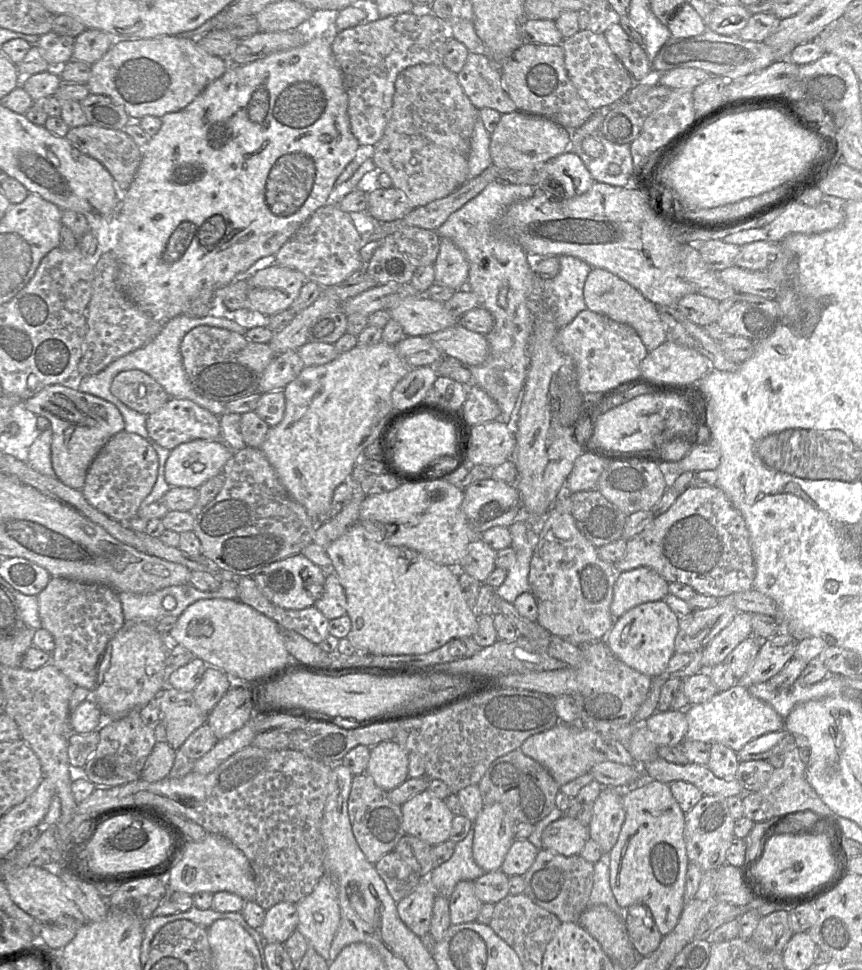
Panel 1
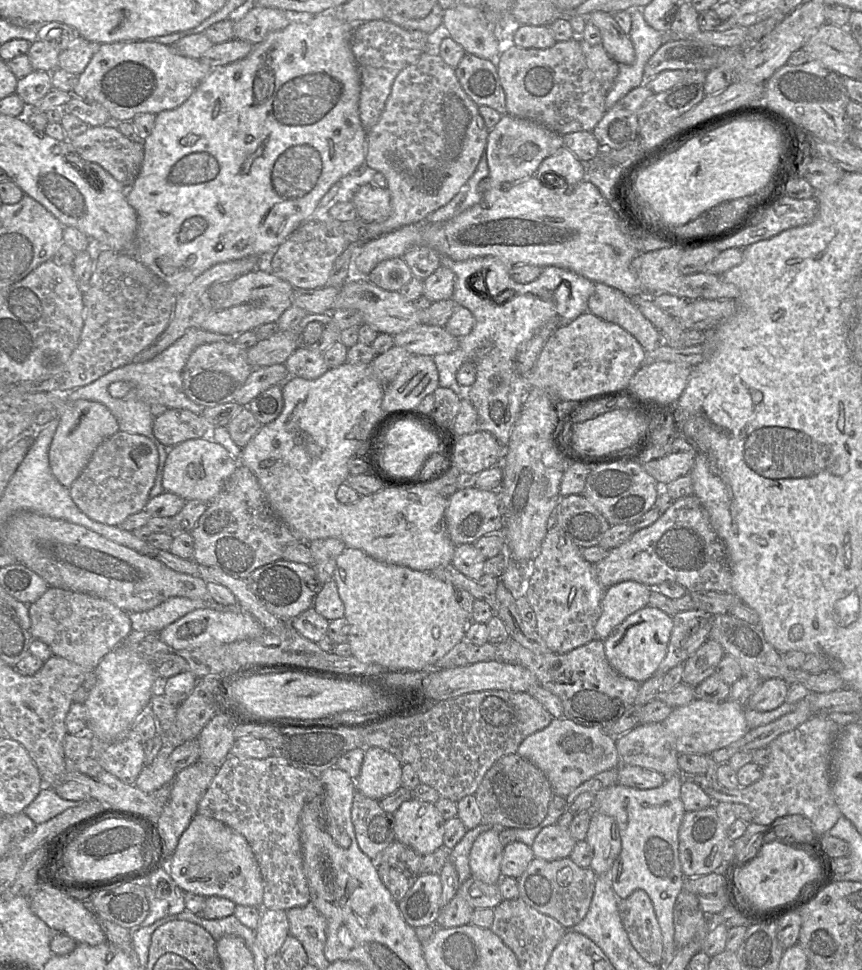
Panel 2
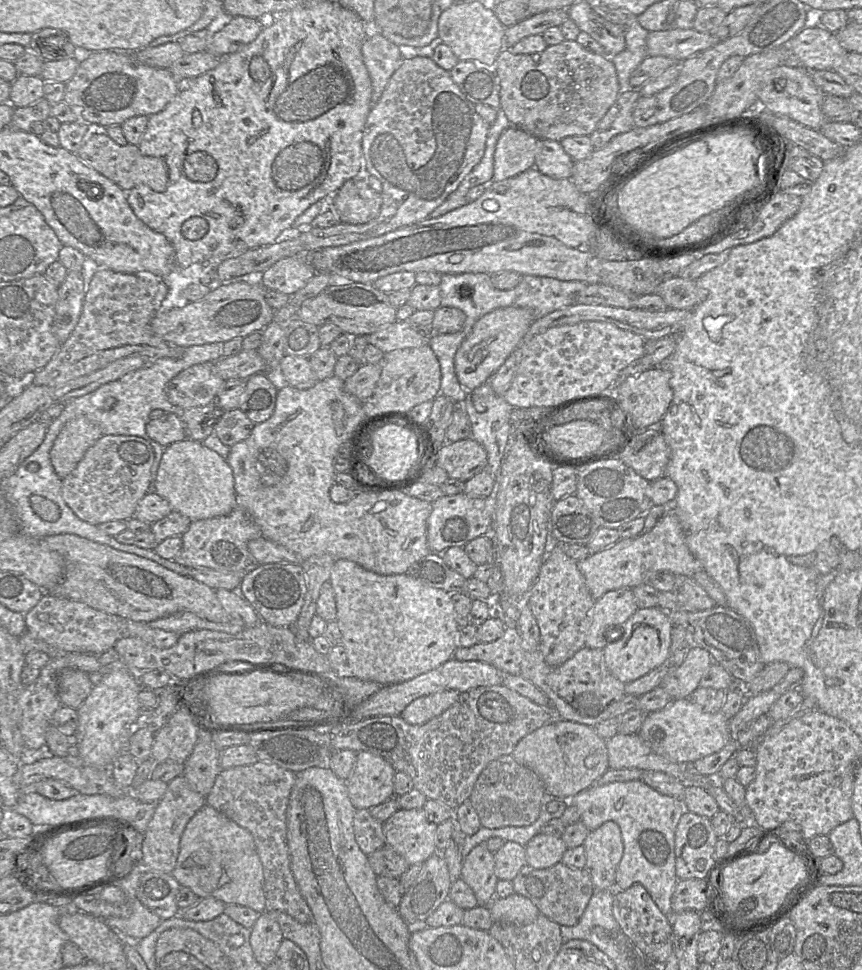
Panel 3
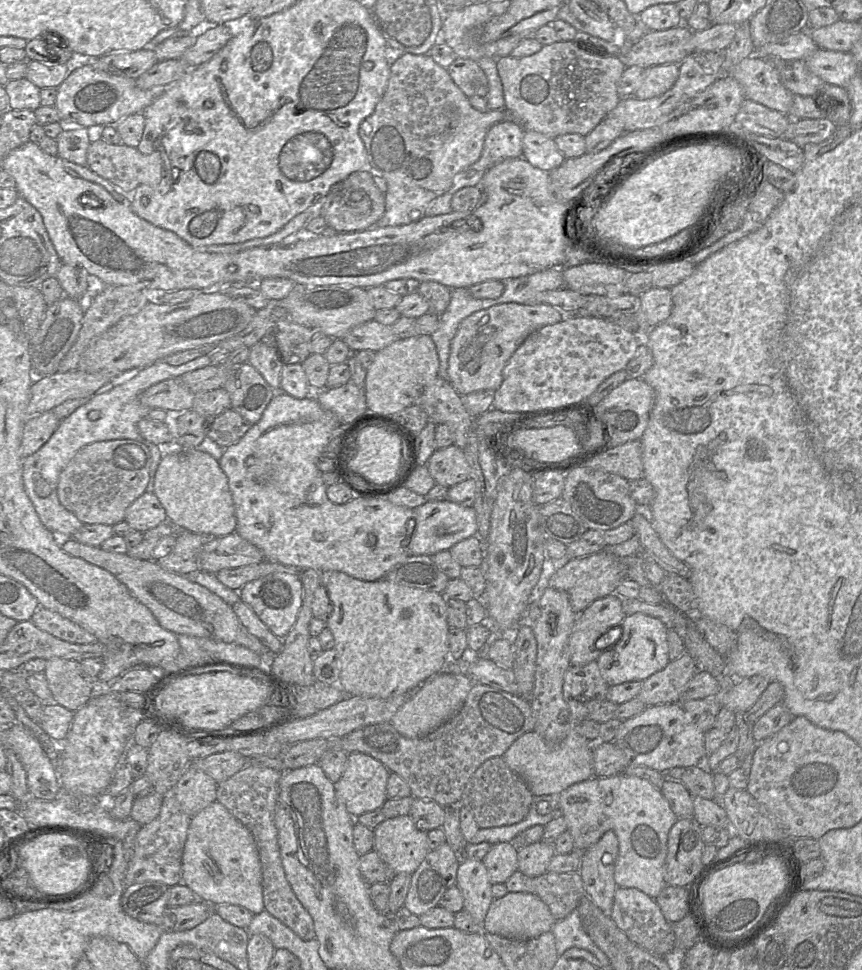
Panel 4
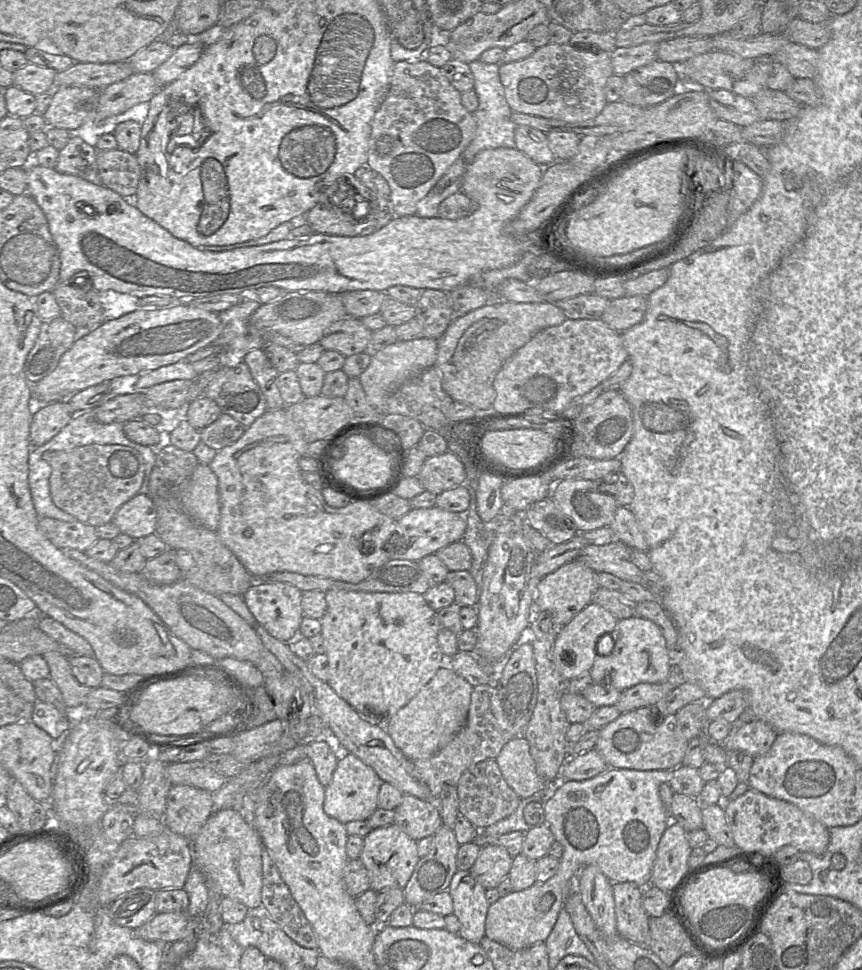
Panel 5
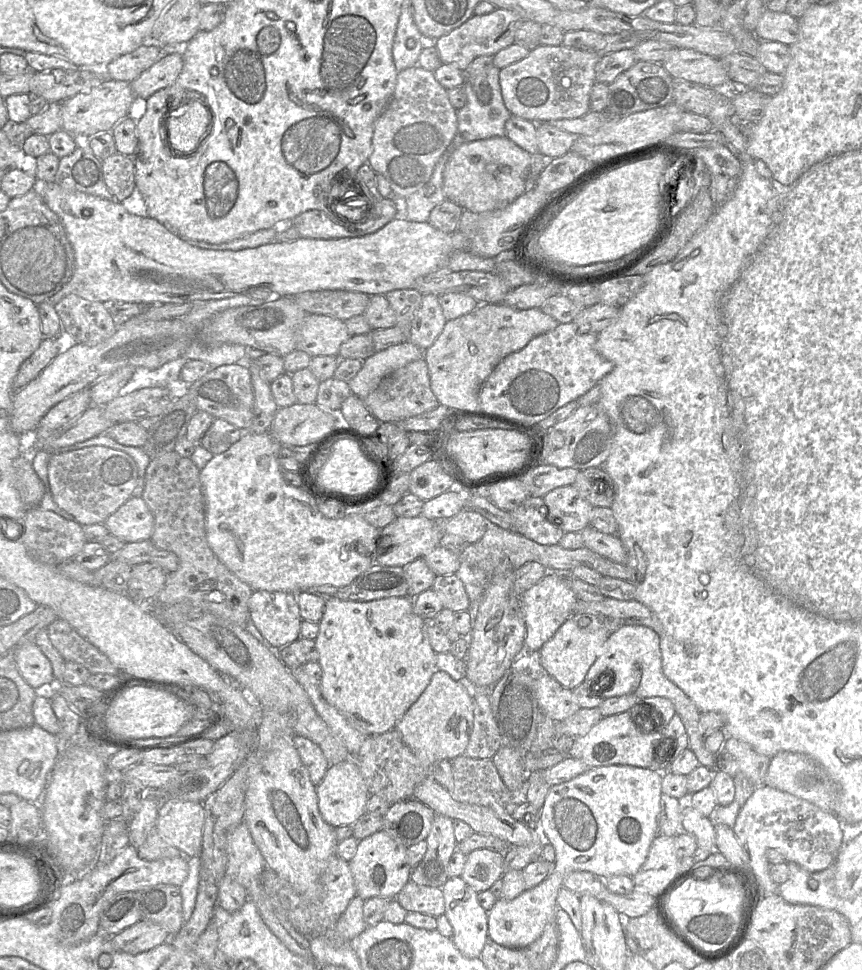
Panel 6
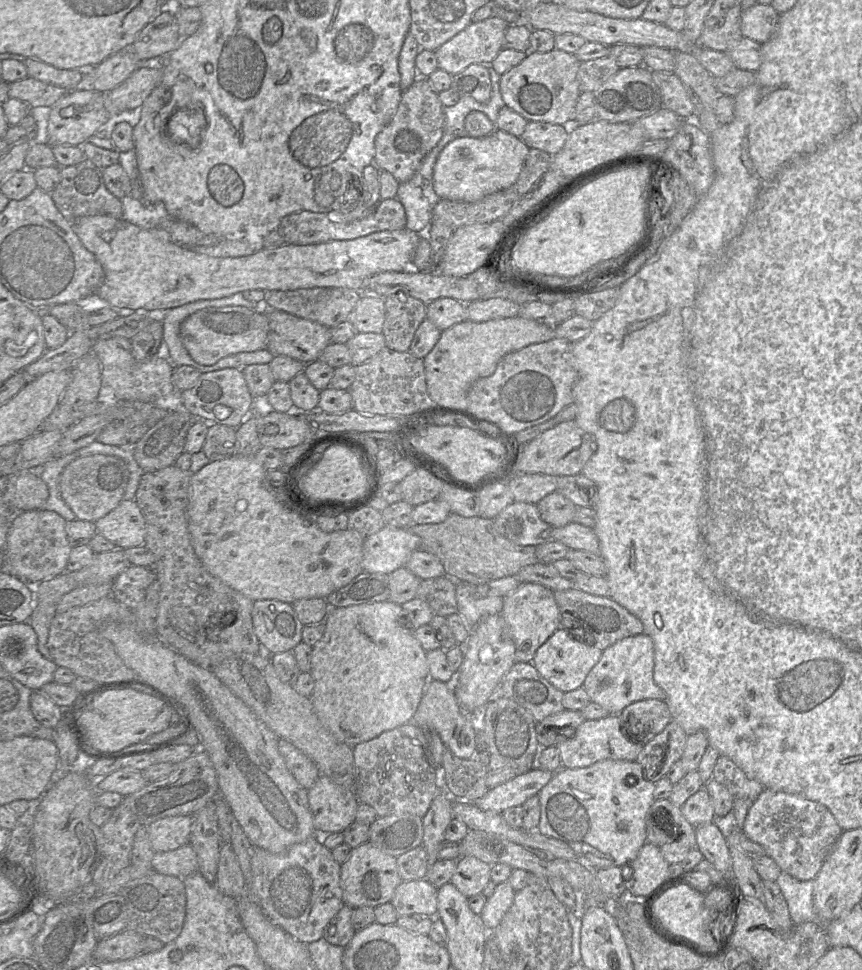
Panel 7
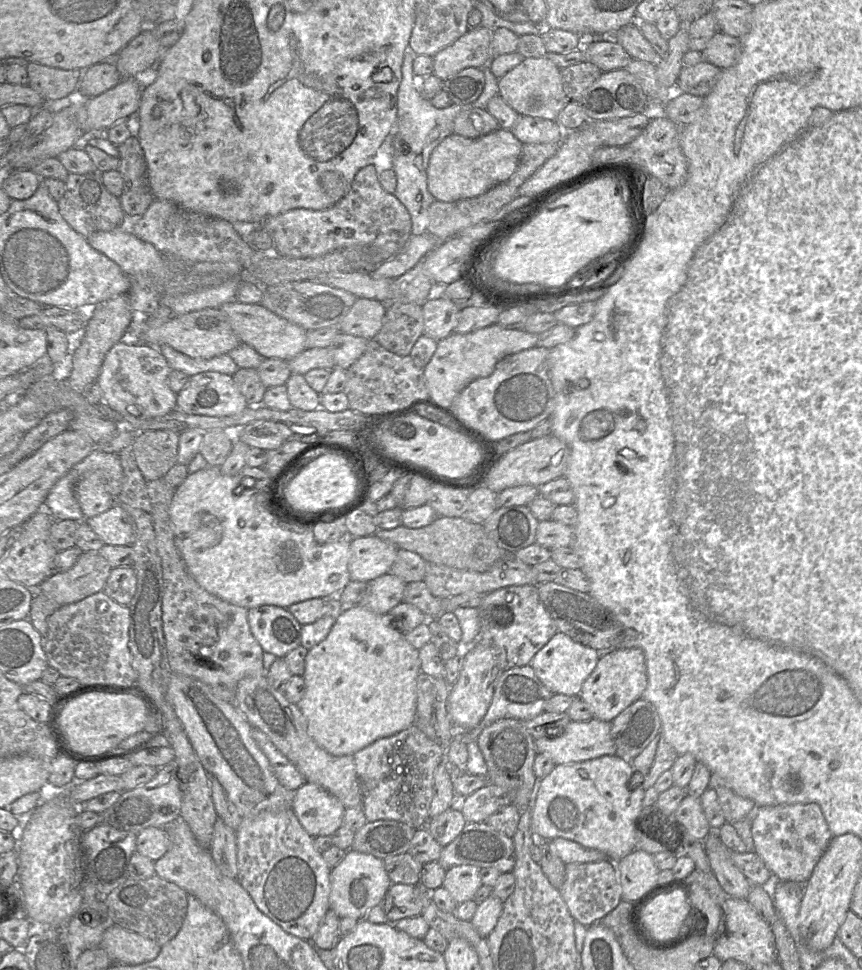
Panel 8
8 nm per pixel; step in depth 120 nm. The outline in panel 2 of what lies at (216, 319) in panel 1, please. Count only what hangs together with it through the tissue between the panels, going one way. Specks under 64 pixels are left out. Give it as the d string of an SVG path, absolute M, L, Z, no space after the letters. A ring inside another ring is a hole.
M191 327L178 338L172 345L153 359L142 362L130 362L121 367L111 370L94 382L79 387L67 394L69 400L91 400L105 405L116 418L119 430L148 437L156 446L159 455L159 463L154 485L149 493L149 498L154 498L164 492L162 477L164 464L168 455L169 447L159 442L152 431L152 422L155 417L151 414L153 404L162 404L169 408L182 408L196 414L202 414L205 407L193 402L184 392L182 371L190 354L200 345L216 341L232 342L236 335L209 332L199 327ZM116 381L129 383L130 390L123 398L114 398L109 395L108 387Z

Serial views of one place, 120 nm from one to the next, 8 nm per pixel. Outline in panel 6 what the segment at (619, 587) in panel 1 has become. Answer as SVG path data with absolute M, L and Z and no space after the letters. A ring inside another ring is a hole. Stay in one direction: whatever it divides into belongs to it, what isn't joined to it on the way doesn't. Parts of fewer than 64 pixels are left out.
M571 615L539 650L542 669L570 690L584 681L589 668L601 655L601 648L610 636L609 632L593 616L588 626L580 627L577 623L579 616L581 615Z

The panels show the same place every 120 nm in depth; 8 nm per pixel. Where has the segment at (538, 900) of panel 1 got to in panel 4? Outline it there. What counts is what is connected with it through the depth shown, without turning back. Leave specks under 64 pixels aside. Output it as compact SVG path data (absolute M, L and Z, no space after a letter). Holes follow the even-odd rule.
M517 870L504 884L508 892L526 892L538 896L549 907L555 920L569 915L586 895L579 871L545 872L537 877L529 877Z

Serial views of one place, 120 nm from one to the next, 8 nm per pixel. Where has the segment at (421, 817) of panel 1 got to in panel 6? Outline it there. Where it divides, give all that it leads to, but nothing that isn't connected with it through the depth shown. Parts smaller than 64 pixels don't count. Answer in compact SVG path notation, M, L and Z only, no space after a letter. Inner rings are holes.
M382 829L360 840L354 857L349 861L357 896L365 901L371 897L394 899L410 880L412 868L407 862L407 849Z

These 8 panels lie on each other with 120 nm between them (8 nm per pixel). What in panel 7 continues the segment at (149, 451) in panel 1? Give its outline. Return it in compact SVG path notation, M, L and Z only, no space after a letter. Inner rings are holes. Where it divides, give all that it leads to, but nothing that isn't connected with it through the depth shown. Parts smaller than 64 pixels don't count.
M93 454L70 462L61 473L59 488L63 500L77 519L96 522L123 500L128 479L129 471L122 459L113 455Z

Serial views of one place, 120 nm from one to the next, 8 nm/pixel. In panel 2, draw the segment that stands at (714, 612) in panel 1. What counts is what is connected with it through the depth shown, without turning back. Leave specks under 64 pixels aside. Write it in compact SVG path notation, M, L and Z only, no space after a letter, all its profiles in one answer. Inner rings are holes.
M698 609L679 611L673 616L668 652L658 667L657 675L665 675L673 667L684 663L709 639L713 617L711 613Z

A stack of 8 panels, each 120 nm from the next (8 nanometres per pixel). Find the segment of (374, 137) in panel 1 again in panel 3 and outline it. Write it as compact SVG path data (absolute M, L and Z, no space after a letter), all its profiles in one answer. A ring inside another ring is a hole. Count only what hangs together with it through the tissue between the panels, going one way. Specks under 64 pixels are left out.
M370 28L371 32L362 43L361 54L372 84L373 106L404 58L399 46L387 40L379 29Z

